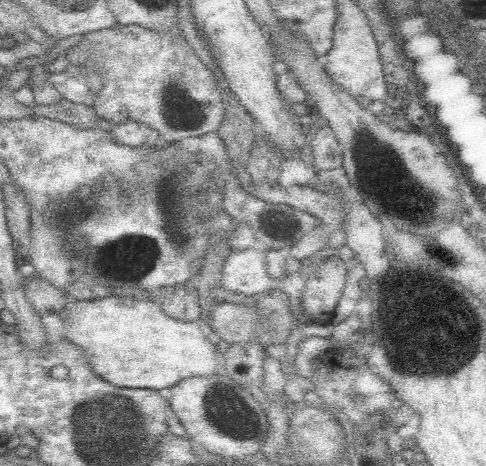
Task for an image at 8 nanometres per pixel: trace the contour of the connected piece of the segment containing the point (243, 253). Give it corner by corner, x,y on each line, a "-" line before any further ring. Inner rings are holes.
236,250
222,270
222,288
238,294
266,294
278,286
266,272
264,256
254,250

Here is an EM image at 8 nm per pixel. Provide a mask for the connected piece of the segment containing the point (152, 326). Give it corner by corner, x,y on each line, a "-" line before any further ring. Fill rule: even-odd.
106,296
98,300
72,300
64,308
64,324
56,326
56,332
64,336
64,340
80,346
90,354
90,364
98,376
118,388
152,388
164,390
172,388
184,378
190,376
214,376
222,372
222,356
216,352
214,344
208,340
208,330
200,322
172,320
160,310
158,302
138,300
134,296

